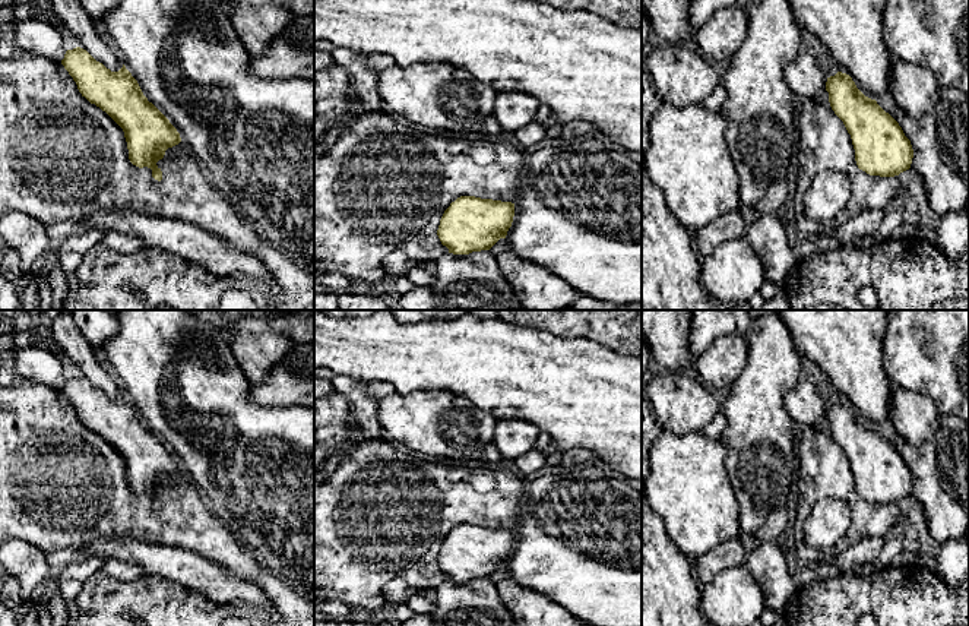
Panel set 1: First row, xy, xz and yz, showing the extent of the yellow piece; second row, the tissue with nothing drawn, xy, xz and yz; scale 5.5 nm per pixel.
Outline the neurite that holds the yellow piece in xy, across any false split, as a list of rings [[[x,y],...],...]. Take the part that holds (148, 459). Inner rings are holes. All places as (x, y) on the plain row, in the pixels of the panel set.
[[[80,374],[67,377],[61,392],[82,424],[123,456],[130,490],[139,496],[151,496],[152,505],[161,509],[162,499],[156,490],[168,475],[178,472],[181,465],[170,448],[148,429],[126,393],[111,399]]]

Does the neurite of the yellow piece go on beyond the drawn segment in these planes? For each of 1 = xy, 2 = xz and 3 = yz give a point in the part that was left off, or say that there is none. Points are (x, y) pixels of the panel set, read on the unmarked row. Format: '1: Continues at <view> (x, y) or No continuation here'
1: No continuation here
2: No continuation here
3: No continuation here

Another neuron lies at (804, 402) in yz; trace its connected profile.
[[[804,376],[783,398],[789,418],[801,427],[816,426],[826,417],[827,404],[820,391]]]

